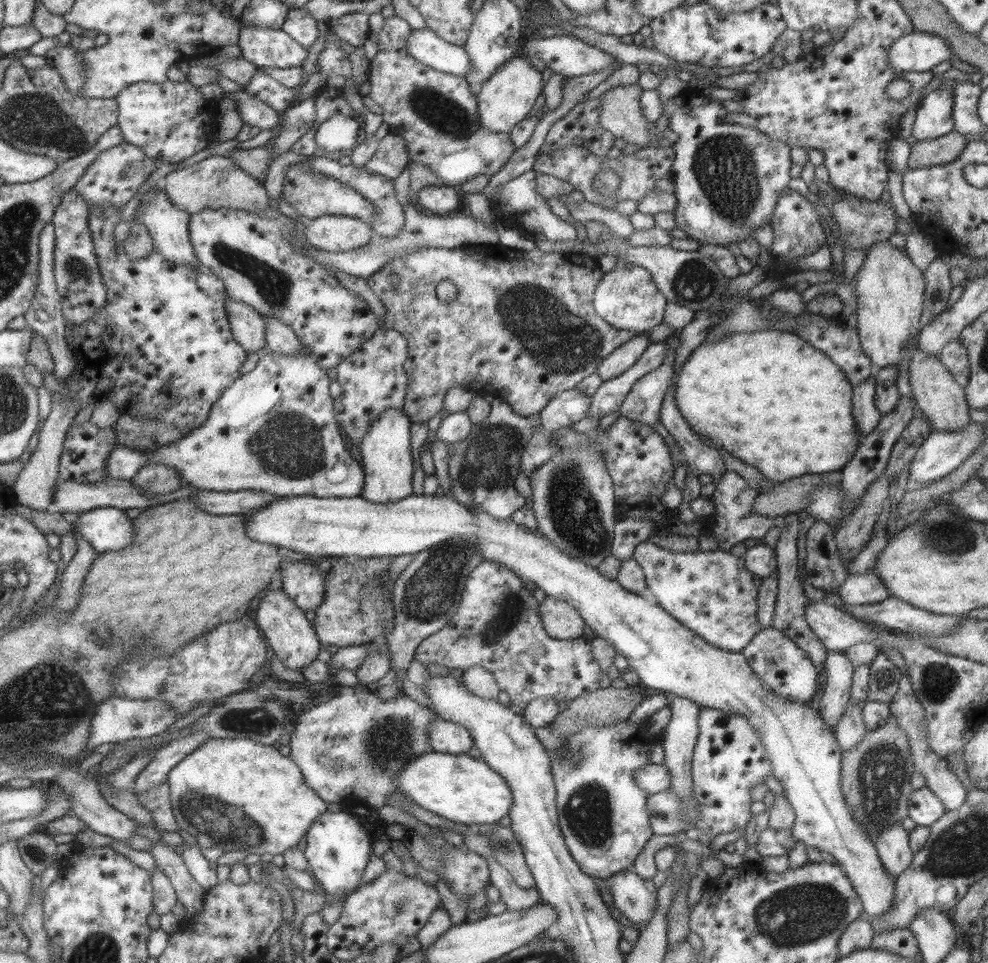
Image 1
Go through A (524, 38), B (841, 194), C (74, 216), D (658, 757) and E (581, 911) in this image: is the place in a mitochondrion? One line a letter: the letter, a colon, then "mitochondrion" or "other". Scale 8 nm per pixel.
A: other
B: other
C: other
D: other
E: other

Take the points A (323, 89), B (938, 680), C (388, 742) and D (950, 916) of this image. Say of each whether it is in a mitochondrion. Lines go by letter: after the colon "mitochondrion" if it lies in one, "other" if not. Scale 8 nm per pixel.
A: other
B: mitochondrion
C: mitochondrion
D: other

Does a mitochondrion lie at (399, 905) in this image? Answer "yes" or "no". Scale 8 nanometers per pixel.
yes

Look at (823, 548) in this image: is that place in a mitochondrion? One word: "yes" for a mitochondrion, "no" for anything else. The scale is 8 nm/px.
no

